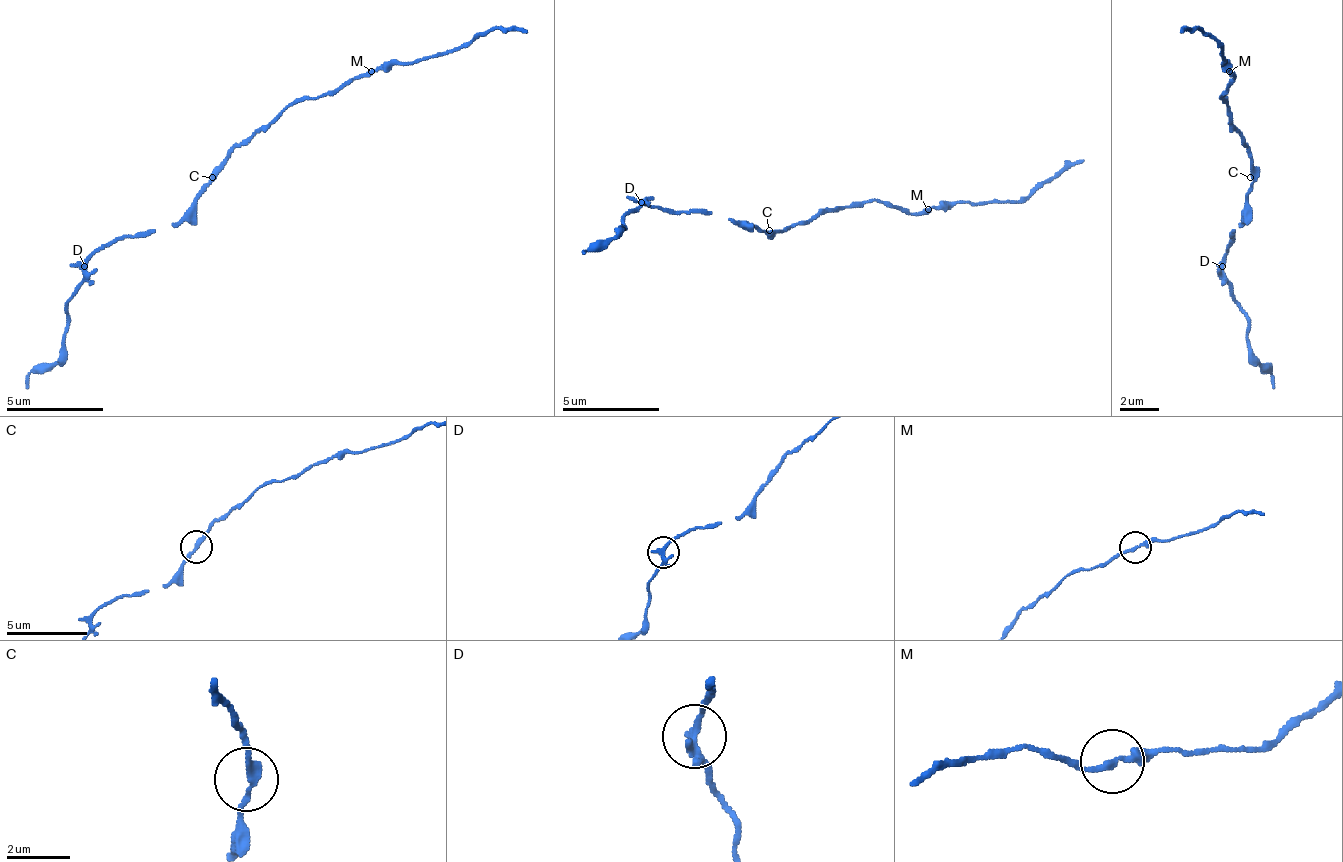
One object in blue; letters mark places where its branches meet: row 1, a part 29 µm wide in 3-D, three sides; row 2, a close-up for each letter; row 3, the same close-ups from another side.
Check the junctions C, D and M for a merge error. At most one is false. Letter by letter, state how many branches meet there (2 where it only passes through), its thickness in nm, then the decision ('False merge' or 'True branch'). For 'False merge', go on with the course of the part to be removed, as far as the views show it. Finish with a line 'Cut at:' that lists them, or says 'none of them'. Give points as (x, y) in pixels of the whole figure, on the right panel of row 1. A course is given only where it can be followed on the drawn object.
C: Branches: 2. Thickness 240 nm. True branch
D: Branches: 2. Thickness 240 nm. False merge. Course of the part to remove: (1221, 265), (1221, 280), (1240, 304), (1250, 353), (1274, 377), (1274, 387)
M: Branches: 2. Thickness 220 nm. True branch
Cut at: D

